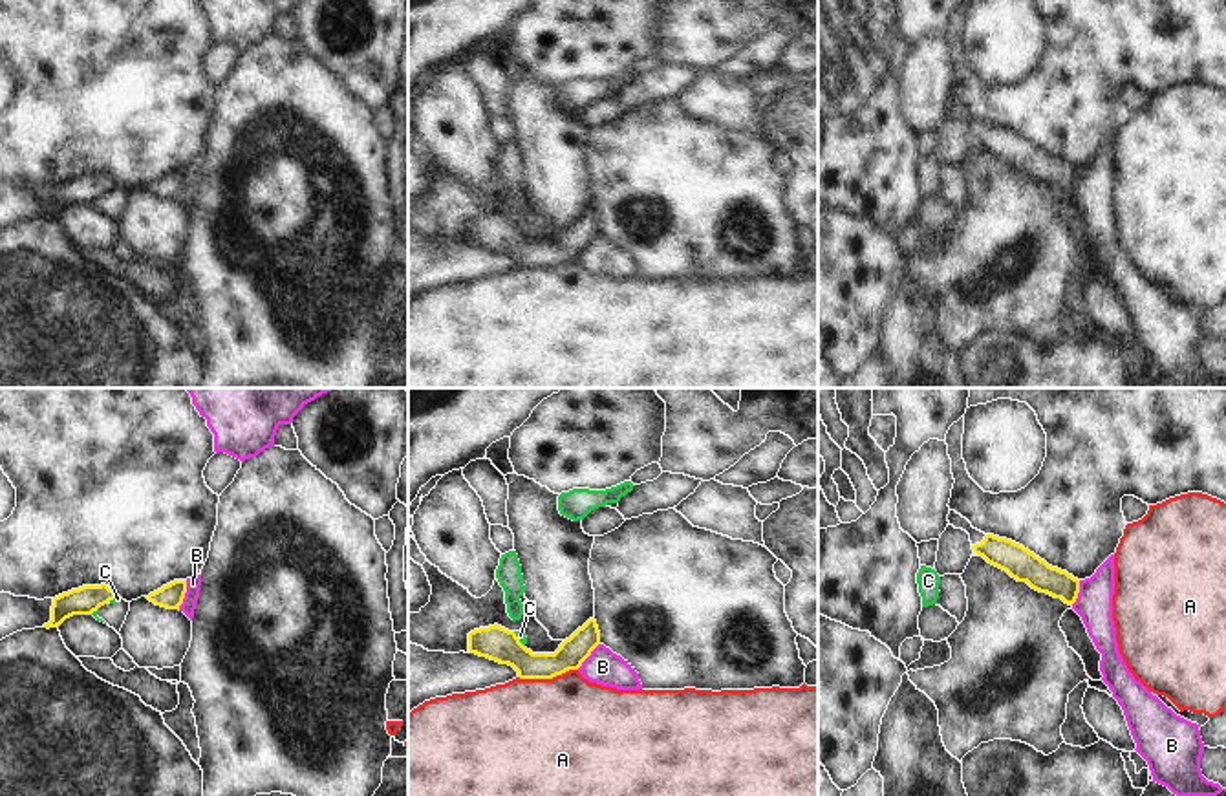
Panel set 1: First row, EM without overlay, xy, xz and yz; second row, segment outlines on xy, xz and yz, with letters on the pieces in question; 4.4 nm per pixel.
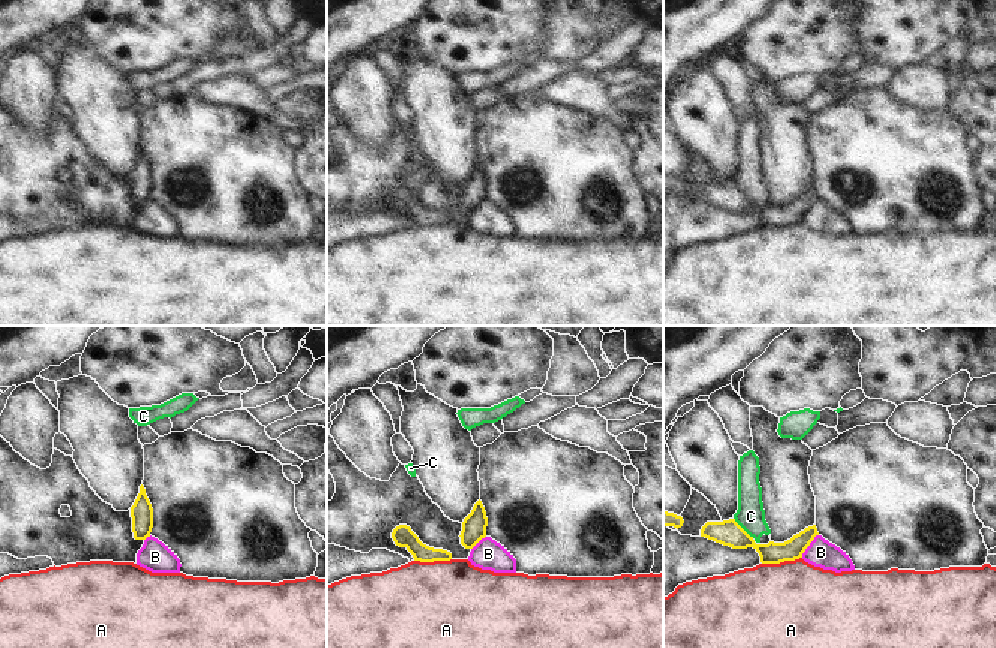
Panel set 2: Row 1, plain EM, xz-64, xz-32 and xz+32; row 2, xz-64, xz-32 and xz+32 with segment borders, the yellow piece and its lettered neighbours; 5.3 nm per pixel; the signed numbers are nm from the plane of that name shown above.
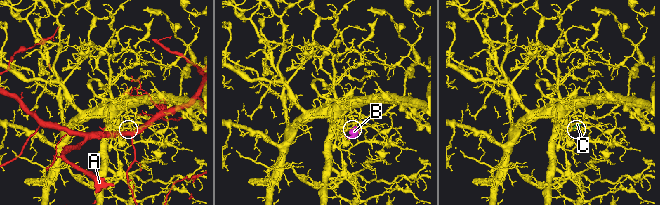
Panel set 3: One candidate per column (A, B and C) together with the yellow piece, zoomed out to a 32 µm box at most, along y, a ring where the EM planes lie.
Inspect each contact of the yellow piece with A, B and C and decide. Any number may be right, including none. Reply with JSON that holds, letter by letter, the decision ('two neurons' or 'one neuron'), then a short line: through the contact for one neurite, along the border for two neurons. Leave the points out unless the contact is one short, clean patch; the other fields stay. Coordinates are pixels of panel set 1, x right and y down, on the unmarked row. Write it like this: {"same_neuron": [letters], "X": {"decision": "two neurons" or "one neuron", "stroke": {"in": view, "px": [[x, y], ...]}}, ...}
{"same_neuron": [], "A": {"decision": "two neurons"}, "B": {"decision": "two neurons", "stroke": {"in": "xy", "px": [[187, 171], [187, 182], [178, 198]]}}, "C": {"decision": "two neurons", "stroke": {"in": "xz", "px": [[513, 222], [524, 236]]}}}

